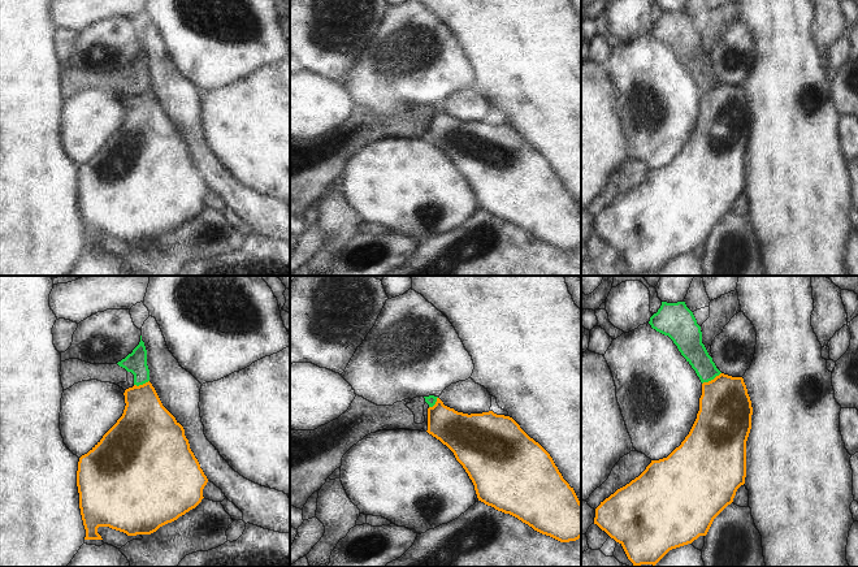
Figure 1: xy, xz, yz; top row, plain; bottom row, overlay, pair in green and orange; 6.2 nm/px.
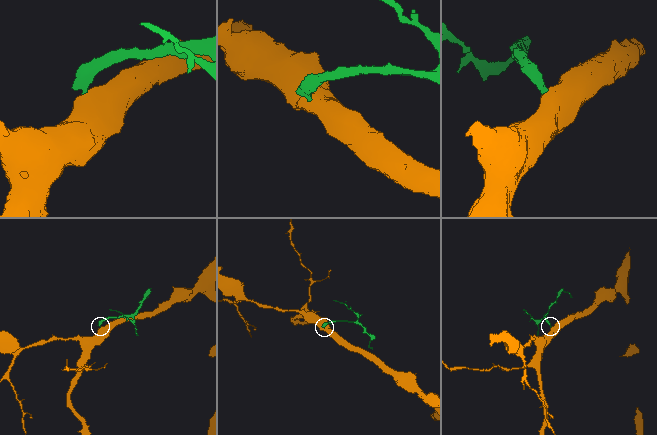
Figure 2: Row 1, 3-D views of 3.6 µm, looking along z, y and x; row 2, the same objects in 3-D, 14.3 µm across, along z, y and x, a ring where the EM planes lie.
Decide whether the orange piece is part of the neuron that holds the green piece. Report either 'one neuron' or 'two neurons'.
two neurons

